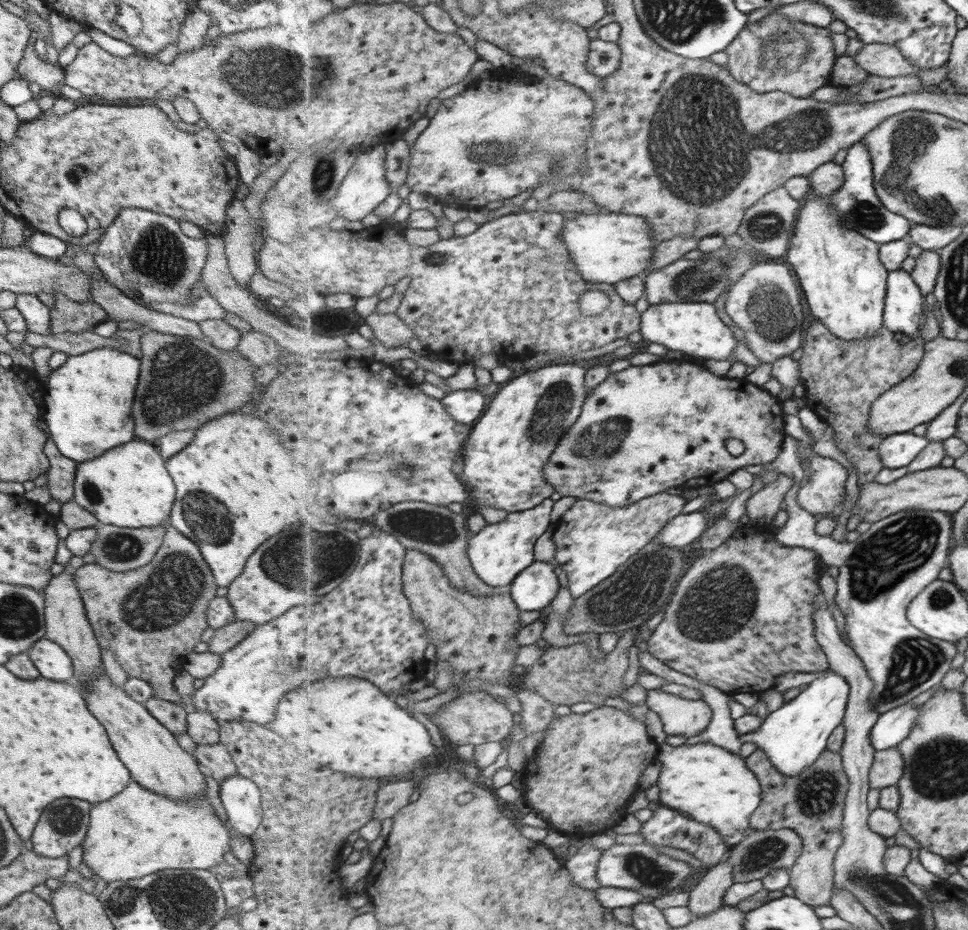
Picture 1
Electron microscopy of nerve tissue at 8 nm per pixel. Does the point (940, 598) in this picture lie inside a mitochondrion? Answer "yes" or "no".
yes

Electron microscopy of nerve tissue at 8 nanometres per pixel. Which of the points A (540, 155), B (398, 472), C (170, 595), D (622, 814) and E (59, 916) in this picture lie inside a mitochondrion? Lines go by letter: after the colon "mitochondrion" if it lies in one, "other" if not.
A: mitochondrion
B: mitochondrion
C: mitochondrion
D: other
E: other

